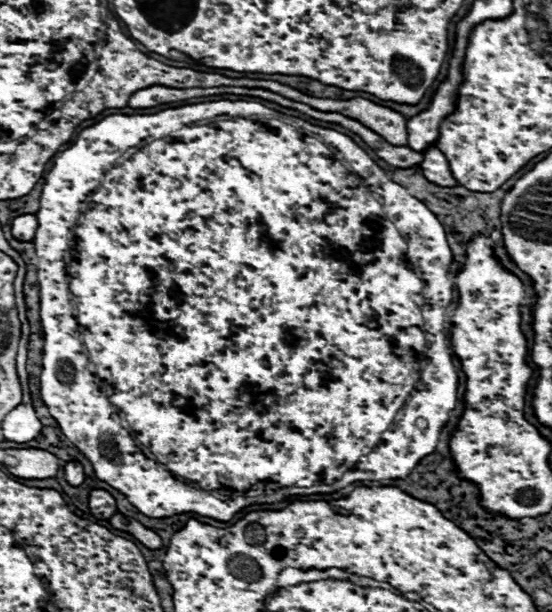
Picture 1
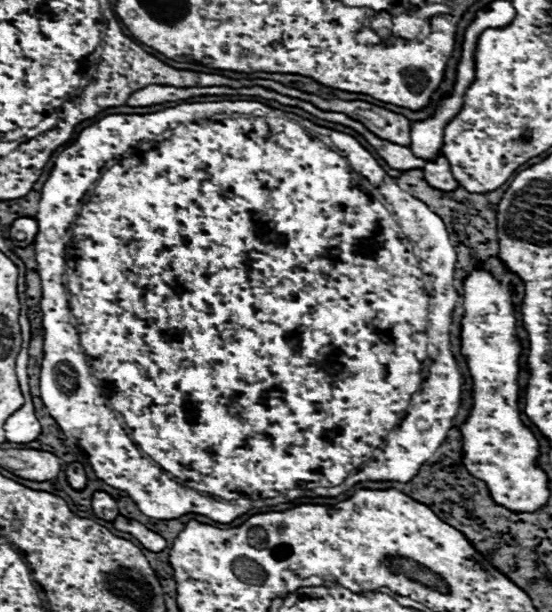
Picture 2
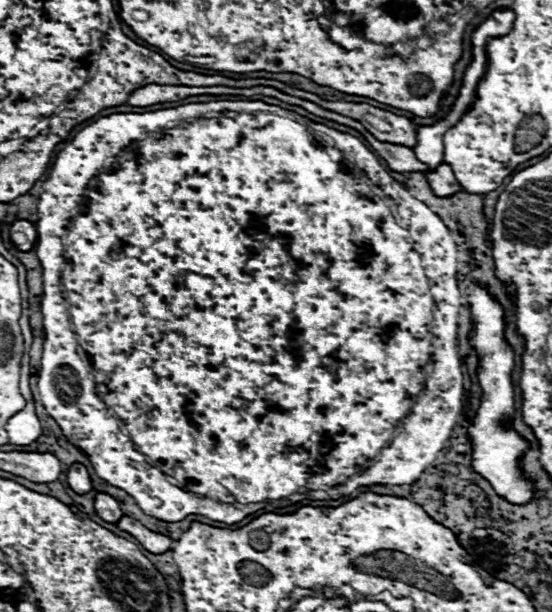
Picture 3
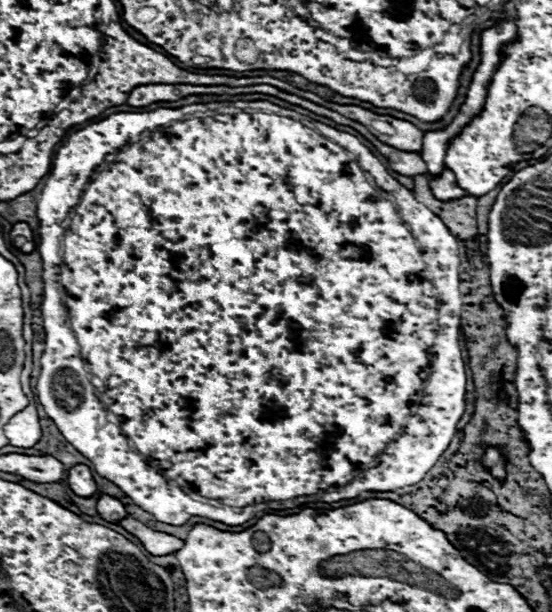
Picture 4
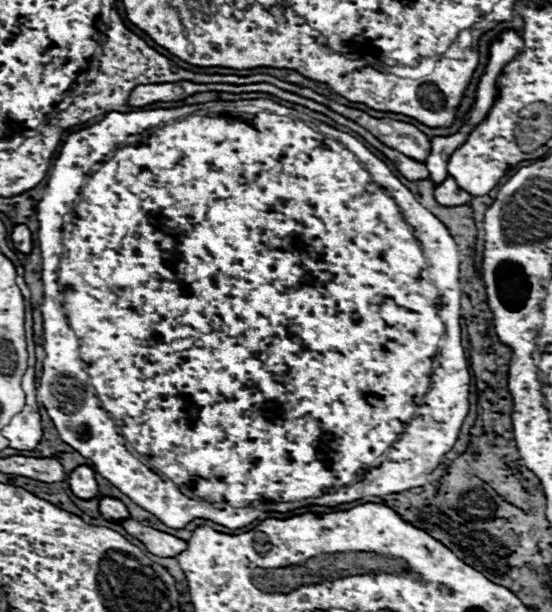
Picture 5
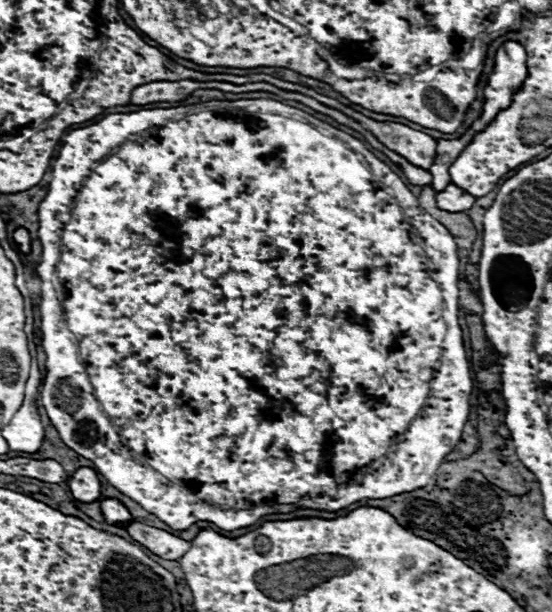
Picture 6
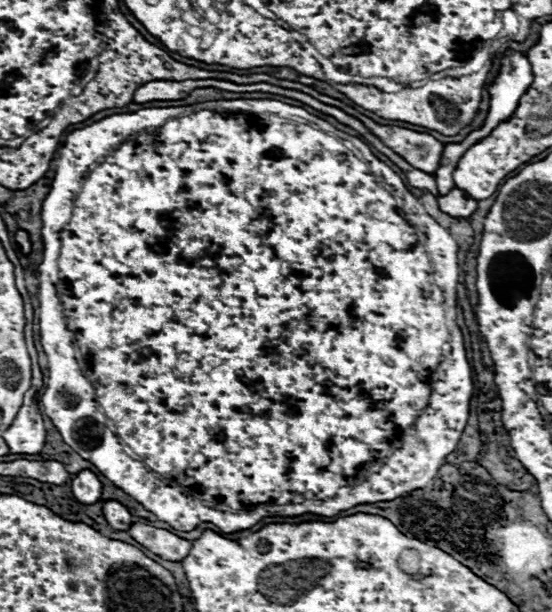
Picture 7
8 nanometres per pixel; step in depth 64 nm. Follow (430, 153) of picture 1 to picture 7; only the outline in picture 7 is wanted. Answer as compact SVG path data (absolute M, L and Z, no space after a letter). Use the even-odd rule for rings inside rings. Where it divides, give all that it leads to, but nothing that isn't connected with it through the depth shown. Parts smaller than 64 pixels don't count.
M454 188L450 190L450 194L446 196L440 196L438 198L438 206L450 214L452 218L470 218L476 210L478 210L478 202L476 200L470 200L462 190Z

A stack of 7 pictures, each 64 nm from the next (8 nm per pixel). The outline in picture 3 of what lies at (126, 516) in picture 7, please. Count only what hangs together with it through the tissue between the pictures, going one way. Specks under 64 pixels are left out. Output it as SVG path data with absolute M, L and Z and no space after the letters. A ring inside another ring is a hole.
M98 494L98 496L96 496L96 500L94 500L94 510L96 510L96 514L98 514L102 520L112 522L112 524L116 524L116 522L124 516L122 510L120 510L118 500L114 500L114 498L108 496L108 494Z

